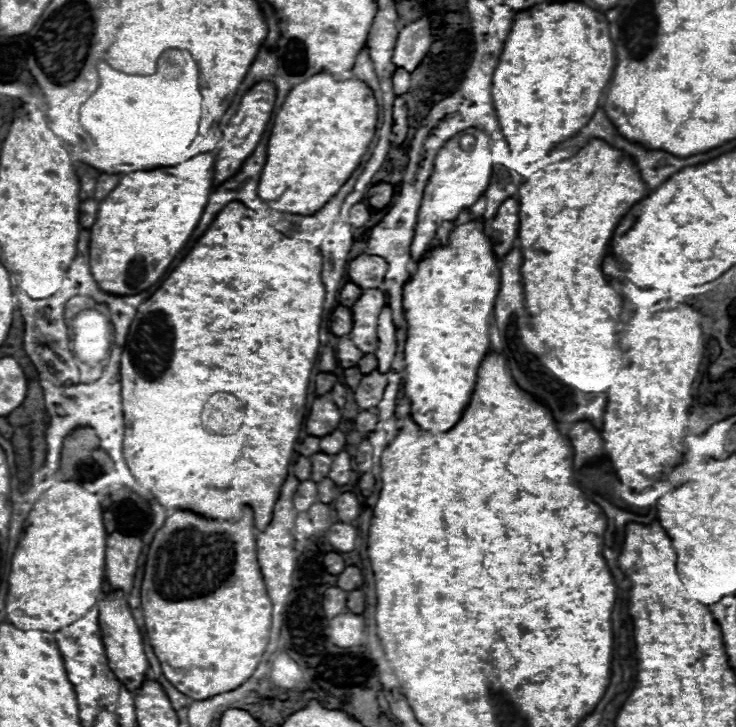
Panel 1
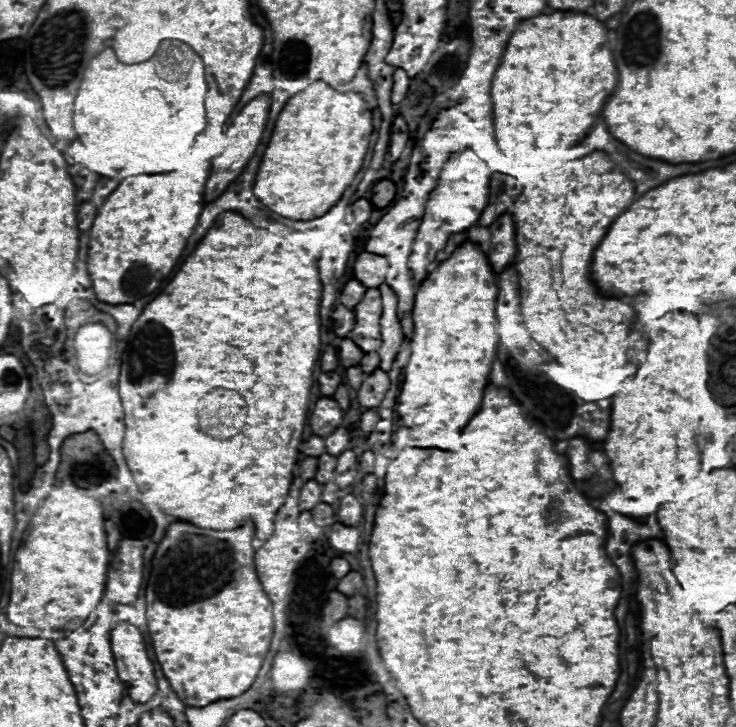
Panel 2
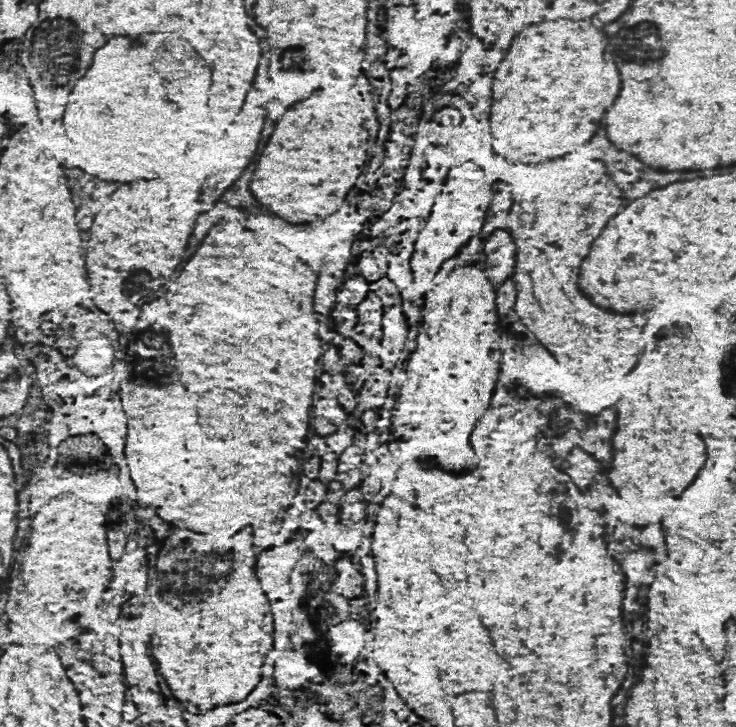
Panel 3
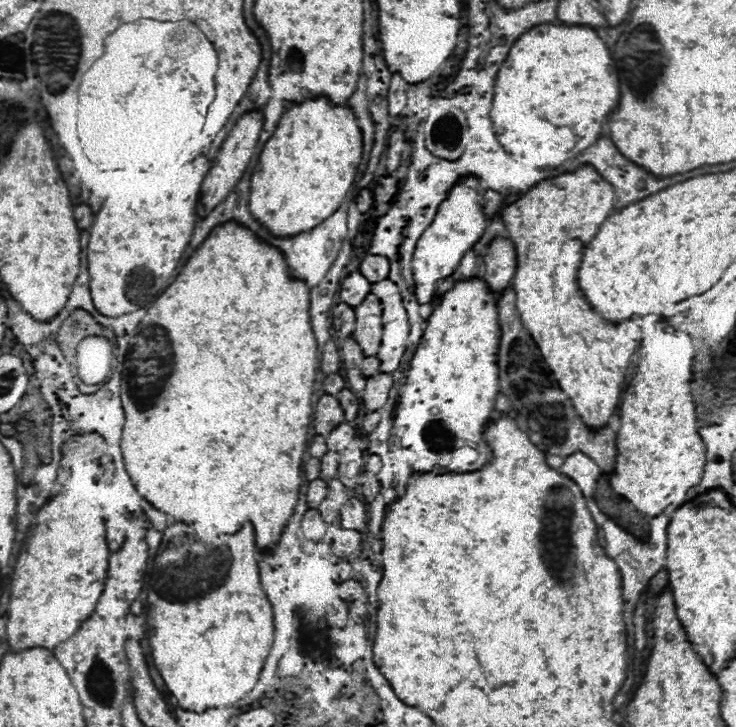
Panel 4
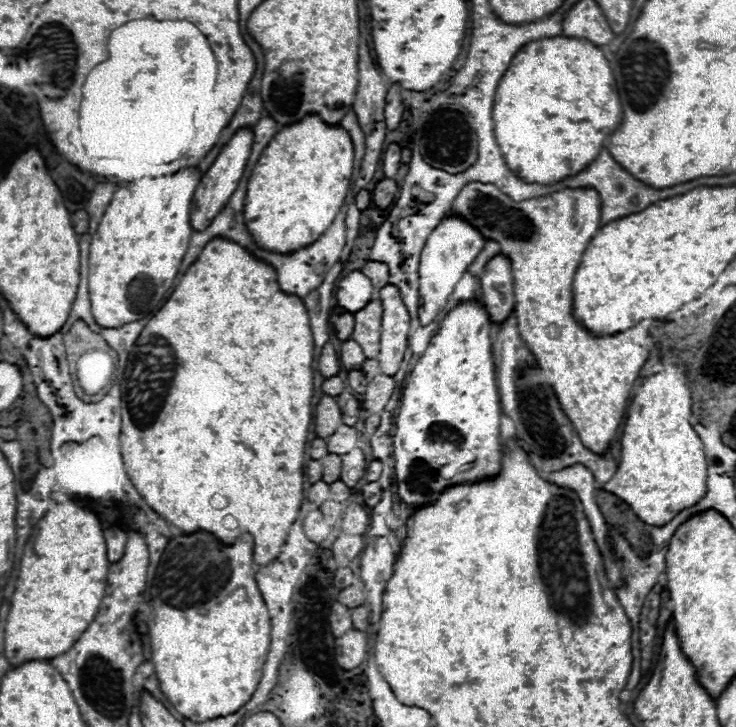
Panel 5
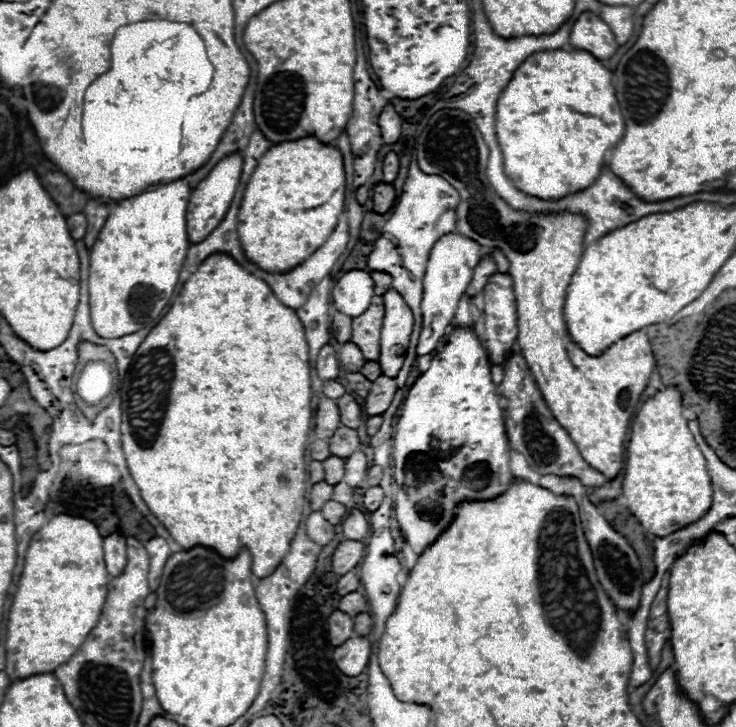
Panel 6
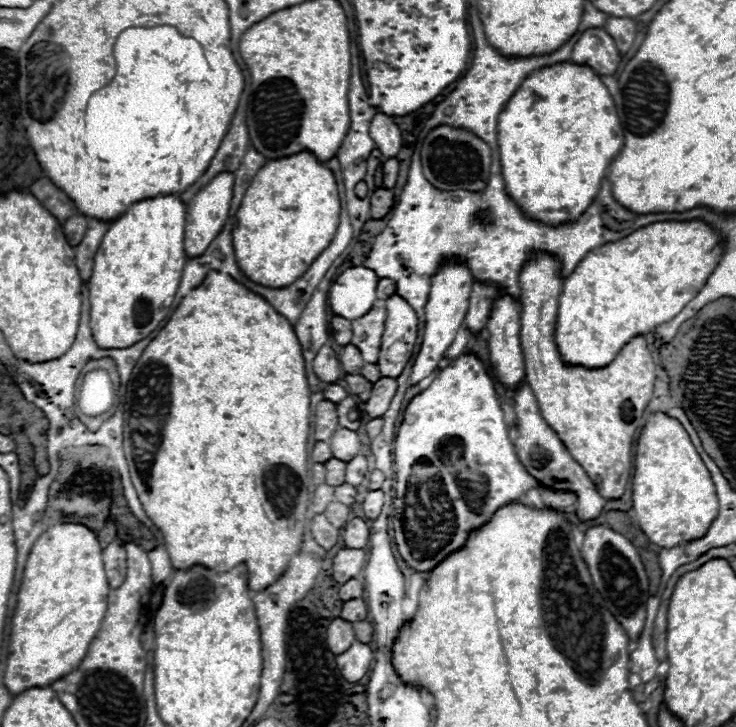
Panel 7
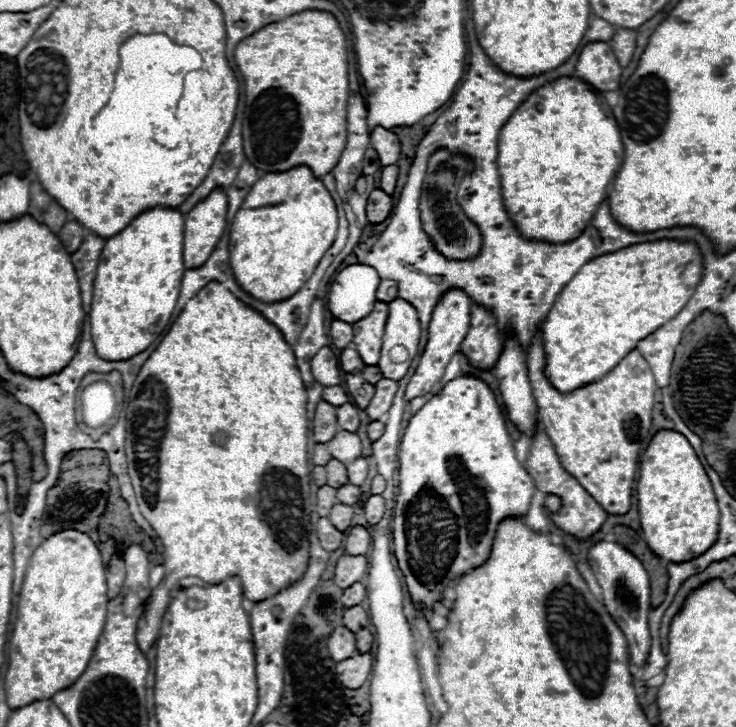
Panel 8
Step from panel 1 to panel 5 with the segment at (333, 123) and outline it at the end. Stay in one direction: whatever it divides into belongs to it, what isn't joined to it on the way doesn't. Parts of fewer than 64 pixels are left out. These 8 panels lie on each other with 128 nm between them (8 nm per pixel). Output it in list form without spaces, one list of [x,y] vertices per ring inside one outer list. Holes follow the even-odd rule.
[[[310,114],[304,120],[300,120],[300,124],[284,126],[276,134],[276,138],[268,142],[252,170],[252,180],[248,180],[244,204],[244,220],[248,232],[262,248],[284,254],[312,244],[316,238],[320,238],[320,234],[324,234],[324,230],[328,230],[328,226],[336,218],[350,186],[352,168],[354,168],[352,138],[348,130],[344,130],[340,124],[330,126],[320,116]]]

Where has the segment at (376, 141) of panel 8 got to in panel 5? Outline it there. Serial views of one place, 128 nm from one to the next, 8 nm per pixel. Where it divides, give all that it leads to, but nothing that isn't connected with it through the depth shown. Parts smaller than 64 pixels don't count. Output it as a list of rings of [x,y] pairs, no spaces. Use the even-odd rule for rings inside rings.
[[[396,86],[388,88],[388,98],[386,98],[386,108],[384,108],[384,118],[386,118],[386,126],[388,130],[394,130],[404,114],[404,106],[402,106],[402,96],[398,92]]]

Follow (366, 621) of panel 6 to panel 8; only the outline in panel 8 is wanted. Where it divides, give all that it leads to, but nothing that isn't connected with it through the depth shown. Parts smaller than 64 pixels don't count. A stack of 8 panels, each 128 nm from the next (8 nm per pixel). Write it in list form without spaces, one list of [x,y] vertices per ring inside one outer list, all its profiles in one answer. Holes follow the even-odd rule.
[[[362,628],[356,632],[356,642],[358,642],[360,652],[370,652],[370,648],[374,644],[374,634],[368,628]]]

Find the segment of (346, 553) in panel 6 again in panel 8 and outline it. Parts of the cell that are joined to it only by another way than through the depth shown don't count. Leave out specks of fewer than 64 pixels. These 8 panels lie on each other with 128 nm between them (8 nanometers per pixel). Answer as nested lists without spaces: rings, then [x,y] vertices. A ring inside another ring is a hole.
[[[342,554],[338,558],[338,562],[336,562],[334,582],[340,588],[348,588],[354,582],[360,582],[364,578],[364,574],[366,574],[364,566],[368,566],[366,556],[348,556],[348,554]]]

